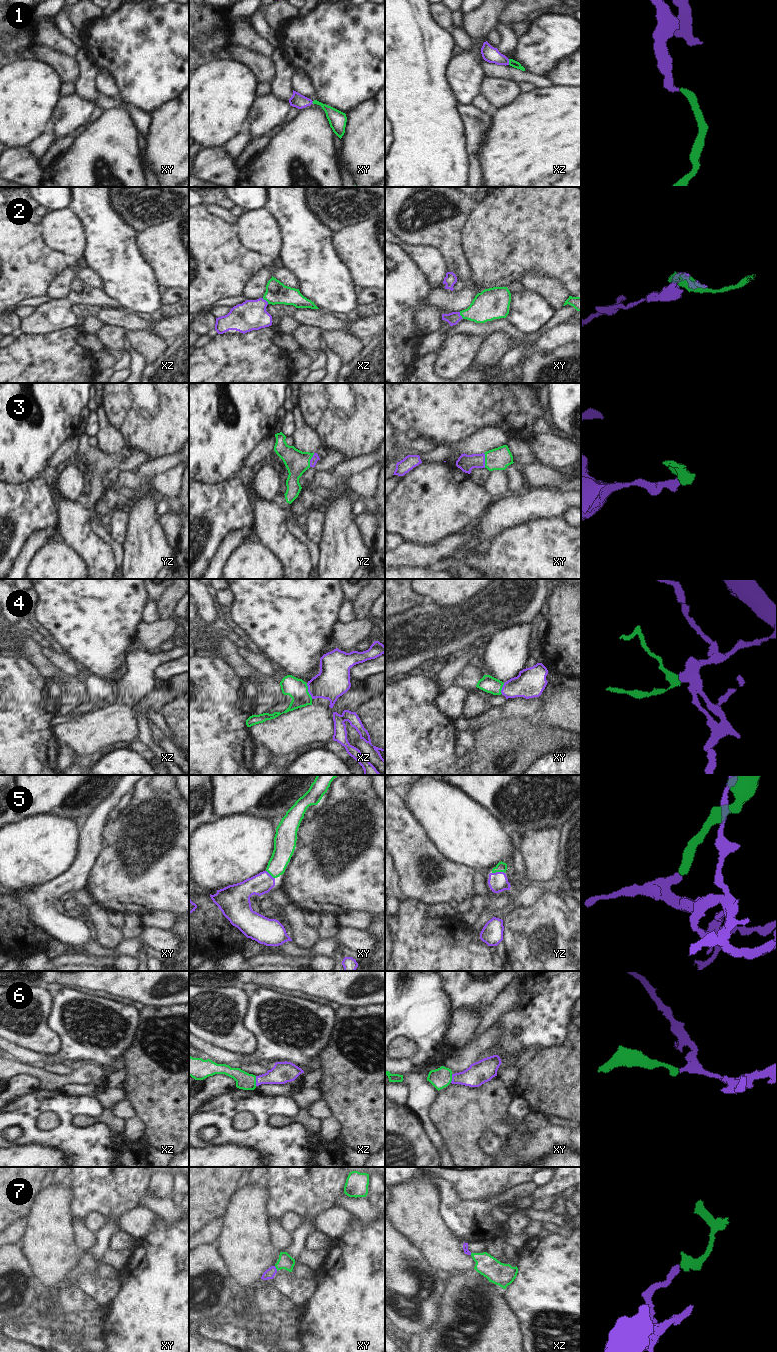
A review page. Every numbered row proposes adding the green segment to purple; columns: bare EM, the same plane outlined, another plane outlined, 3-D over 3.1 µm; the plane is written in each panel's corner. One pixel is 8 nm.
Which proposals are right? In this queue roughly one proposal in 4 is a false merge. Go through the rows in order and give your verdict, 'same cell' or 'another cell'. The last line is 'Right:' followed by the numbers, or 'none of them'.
1: same cell
2: same cell
3: same cell
4: same cell
5: same cell
6: same cell
7: same cell
Right: 1, 2, 3, 4, 5, 6, 7

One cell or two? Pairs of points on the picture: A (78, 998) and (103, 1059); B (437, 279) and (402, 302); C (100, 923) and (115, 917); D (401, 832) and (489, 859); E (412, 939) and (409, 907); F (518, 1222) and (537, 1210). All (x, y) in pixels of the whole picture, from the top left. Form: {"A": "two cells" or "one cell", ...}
{"A": "one cell", "B": "two cells", "C": "two cells", "D": "two cells", "E": "one cell", "F": "two cells"}

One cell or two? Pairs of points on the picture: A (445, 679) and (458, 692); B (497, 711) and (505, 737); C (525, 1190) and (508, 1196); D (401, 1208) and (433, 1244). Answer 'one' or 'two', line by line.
A: two
B: two
C: one
D: one

